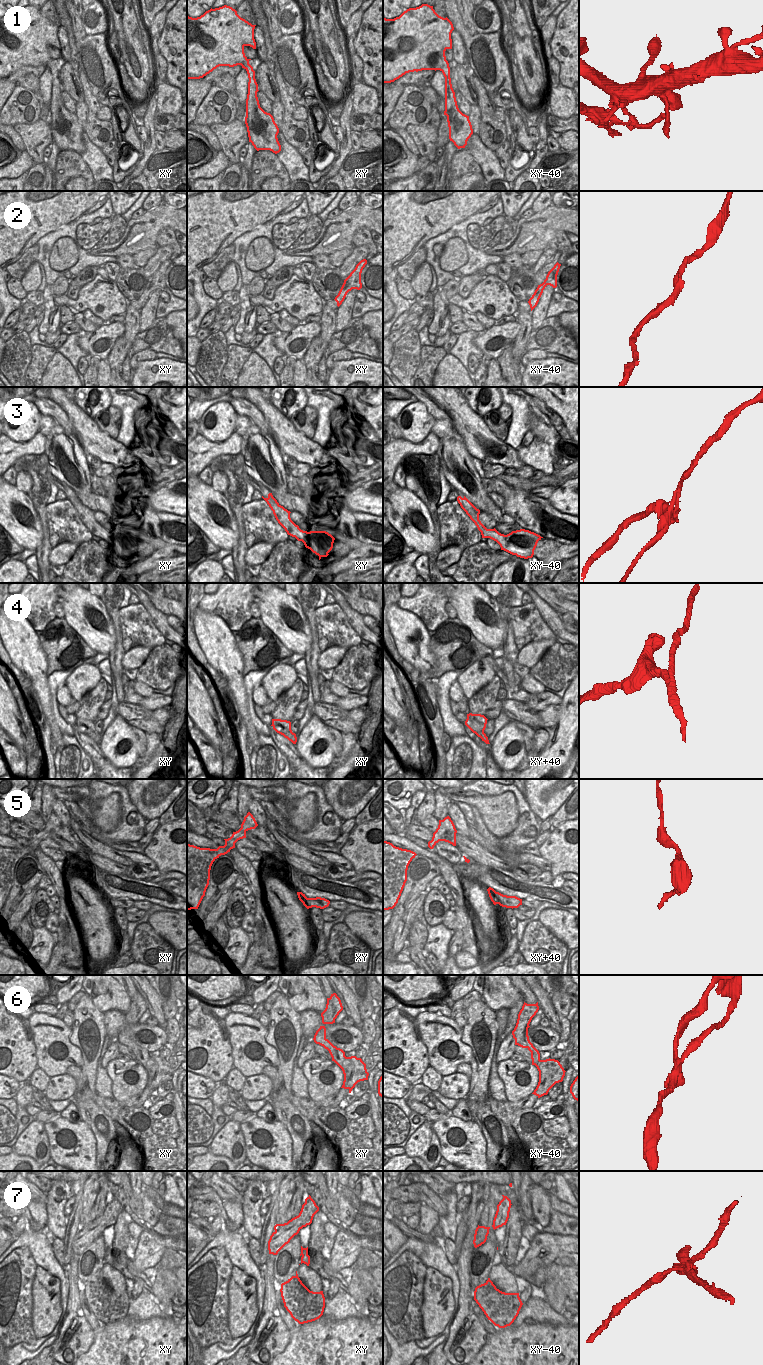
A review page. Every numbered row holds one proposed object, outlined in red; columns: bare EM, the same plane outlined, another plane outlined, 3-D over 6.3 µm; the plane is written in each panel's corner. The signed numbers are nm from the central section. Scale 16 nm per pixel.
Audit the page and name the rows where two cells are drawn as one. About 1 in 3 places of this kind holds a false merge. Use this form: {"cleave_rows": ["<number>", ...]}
{"cleave_rows": ["3", "4", "6", "7"]}

